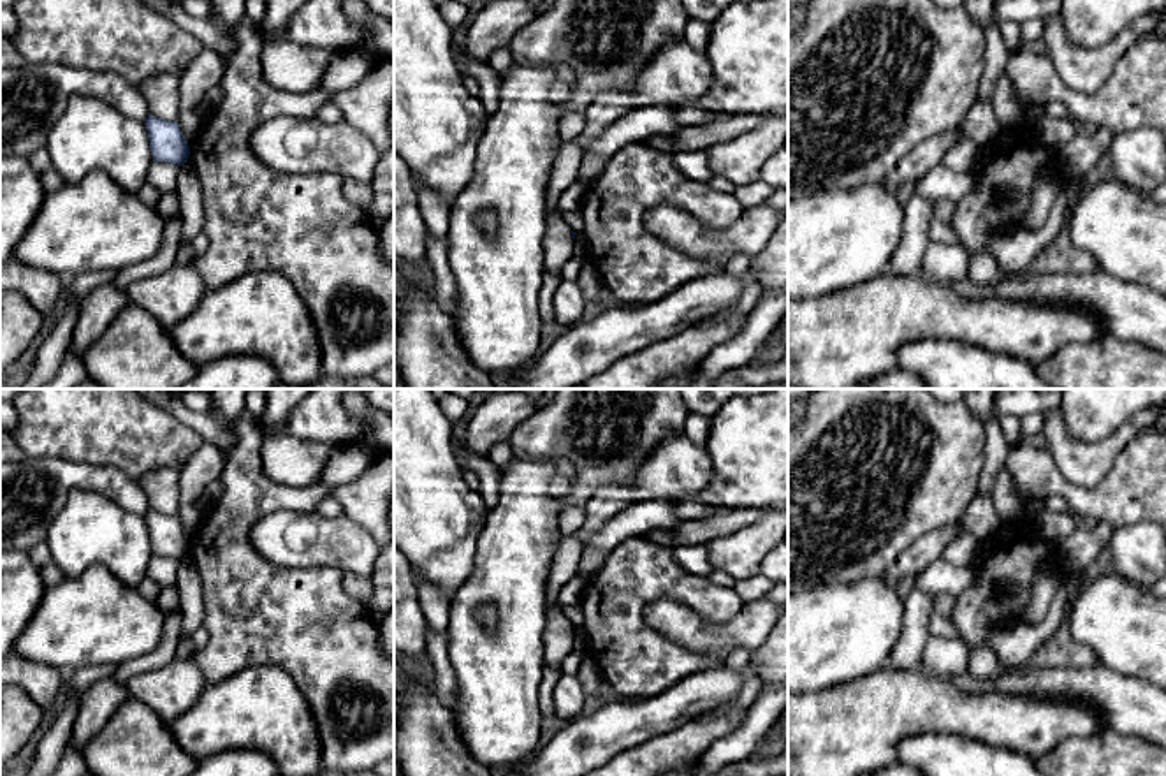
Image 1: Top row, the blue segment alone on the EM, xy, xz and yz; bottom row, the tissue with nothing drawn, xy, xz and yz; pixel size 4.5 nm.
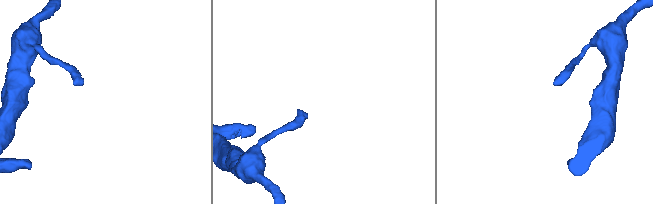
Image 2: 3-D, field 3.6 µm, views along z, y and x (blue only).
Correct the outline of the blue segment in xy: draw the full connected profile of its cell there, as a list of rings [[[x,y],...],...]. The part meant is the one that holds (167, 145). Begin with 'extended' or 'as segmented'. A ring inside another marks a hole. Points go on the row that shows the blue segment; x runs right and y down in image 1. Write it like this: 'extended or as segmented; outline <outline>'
as segmented; outline [[[149,114],[144,120],[151,157],[155,162],[176,164],[188,162],[190,146],[186,144],[179,125]]]

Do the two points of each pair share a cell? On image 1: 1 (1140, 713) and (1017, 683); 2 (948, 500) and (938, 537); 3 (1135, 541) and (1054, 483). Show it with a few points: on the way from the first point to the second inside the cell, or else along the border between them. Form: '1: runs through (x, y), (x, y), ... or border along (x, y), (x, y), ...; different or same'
1: runs through (1110, 694), (1094, 685), (1047, 683); same
2: border along (957, 519), (920, 535), (906, 549); different
3: border along (1147, 521), (1122, 525), (1114, 530); different

